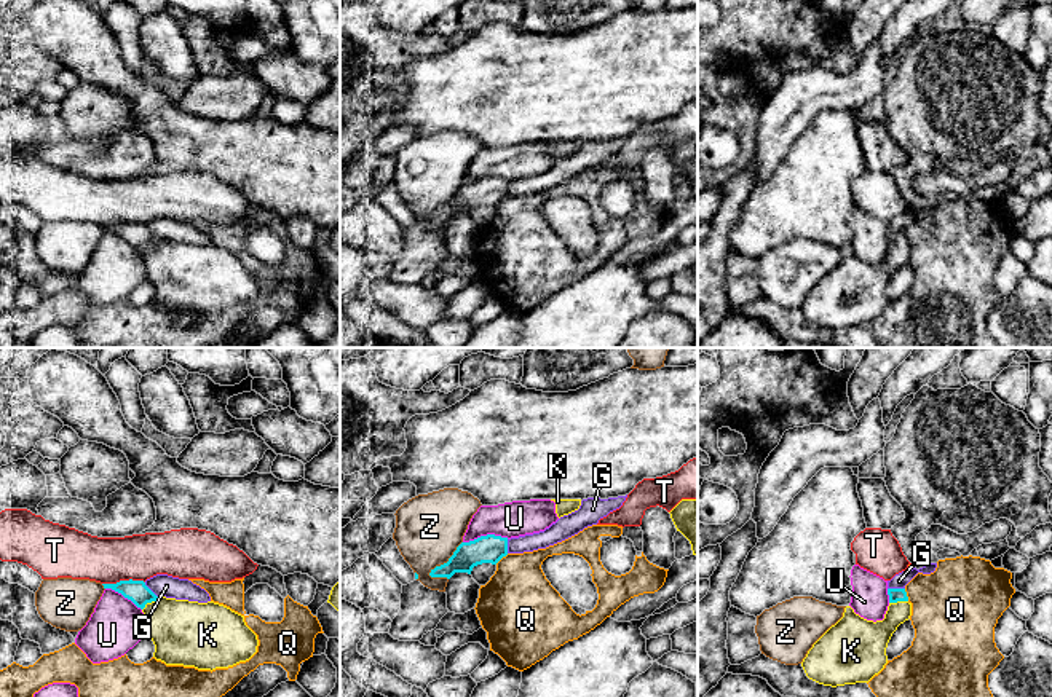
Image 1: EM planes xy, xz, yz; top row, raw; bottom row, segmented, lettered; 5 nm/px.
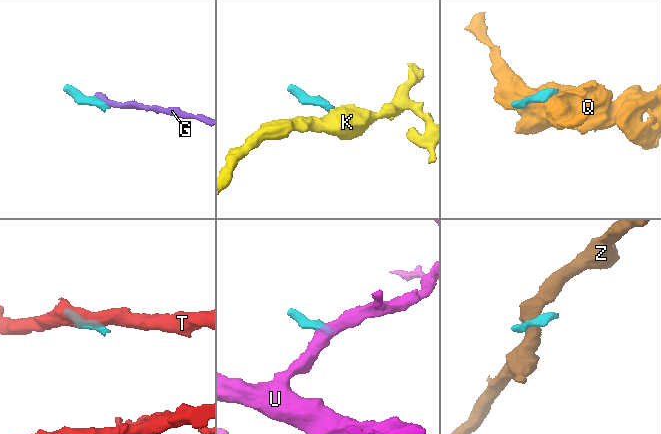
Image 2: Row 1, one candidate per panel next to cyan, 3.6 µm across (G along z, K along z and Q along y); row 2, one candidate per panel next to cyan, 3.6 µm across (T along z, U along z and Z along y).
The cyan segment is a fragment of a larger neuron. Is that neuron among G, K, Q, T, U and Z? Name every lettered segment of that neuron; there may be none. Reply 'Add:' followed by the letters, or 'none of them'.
Add: K

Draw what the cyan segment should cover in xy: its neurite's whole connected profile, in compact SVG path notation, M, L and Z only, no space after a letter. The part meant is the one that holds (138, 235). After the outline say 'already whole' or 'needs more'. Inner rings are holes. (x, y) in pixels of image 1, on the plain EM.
M129 222L102 228L121 236L142 252L147 276L155 287L153 300L166 308L184 308L212 314L246 305L257 295L257 278L246 268L244 258L223 247L156 239L144 223Z; needs more

